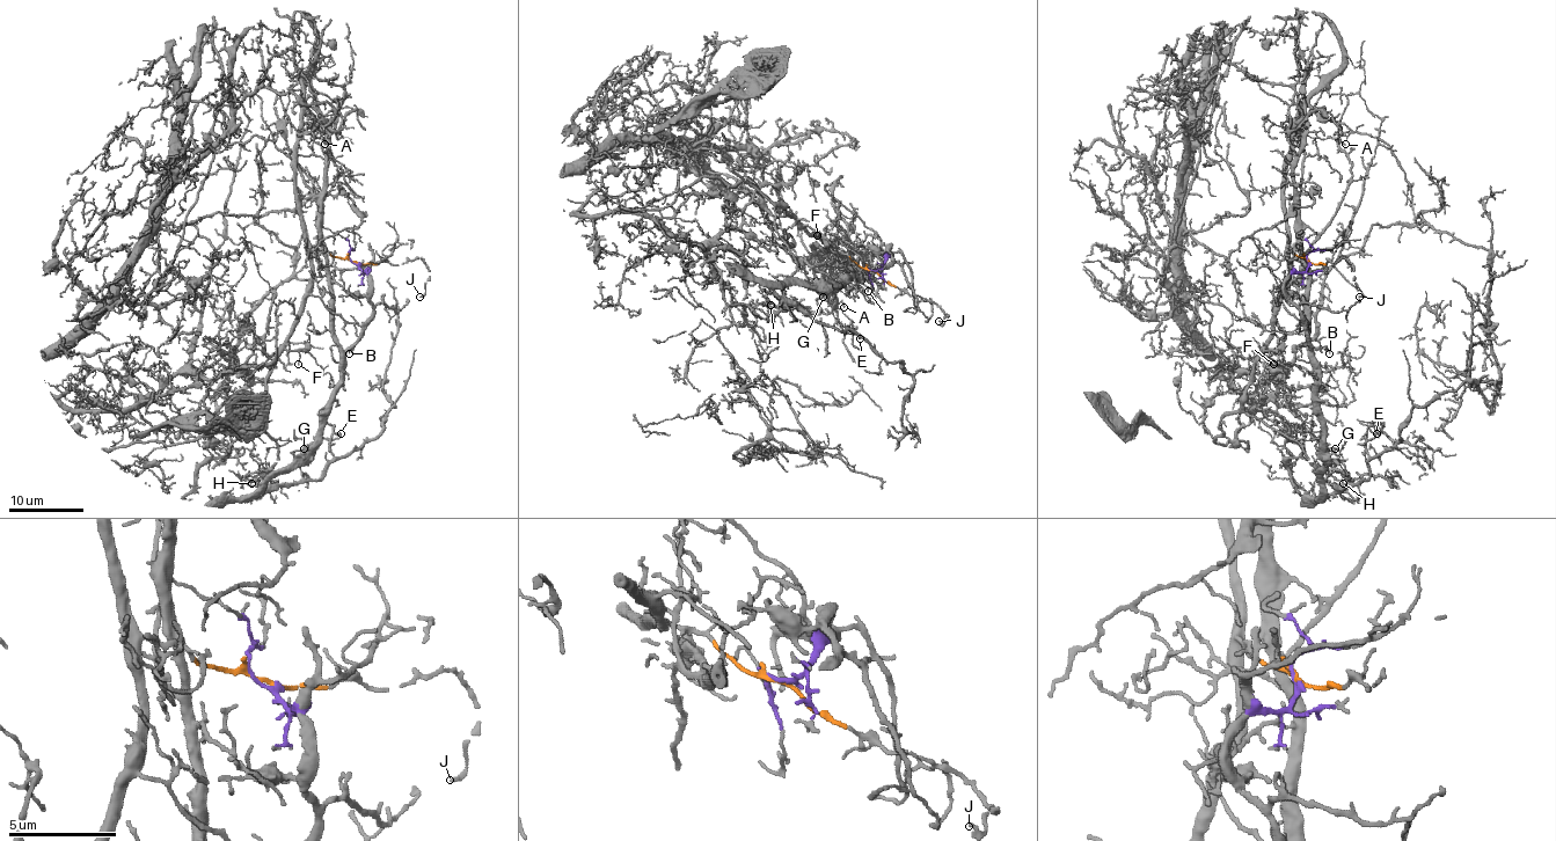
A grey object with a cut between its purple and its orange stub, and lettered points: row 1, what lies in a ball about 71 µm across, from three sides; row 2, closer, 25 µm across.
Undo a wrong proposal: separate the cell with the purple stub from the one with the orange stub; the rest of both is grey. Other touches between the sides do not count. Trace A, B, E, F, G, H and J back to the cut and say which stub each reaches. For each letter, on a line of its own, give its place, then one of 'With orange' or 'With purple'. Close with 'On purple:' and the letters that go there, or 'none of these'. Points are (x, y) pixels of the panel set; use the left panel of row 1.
A: Place: (324, 144). With orange
B: Place: (349, 353). With purple
E: Place: (341, 433). With purple
F: Place: (298, 364). With orange
G: Place: (304, 448). With purple
H: Place: (251, 483). With purple
J: Place: (419, 297). With orange
On purple: B, E, G, H

